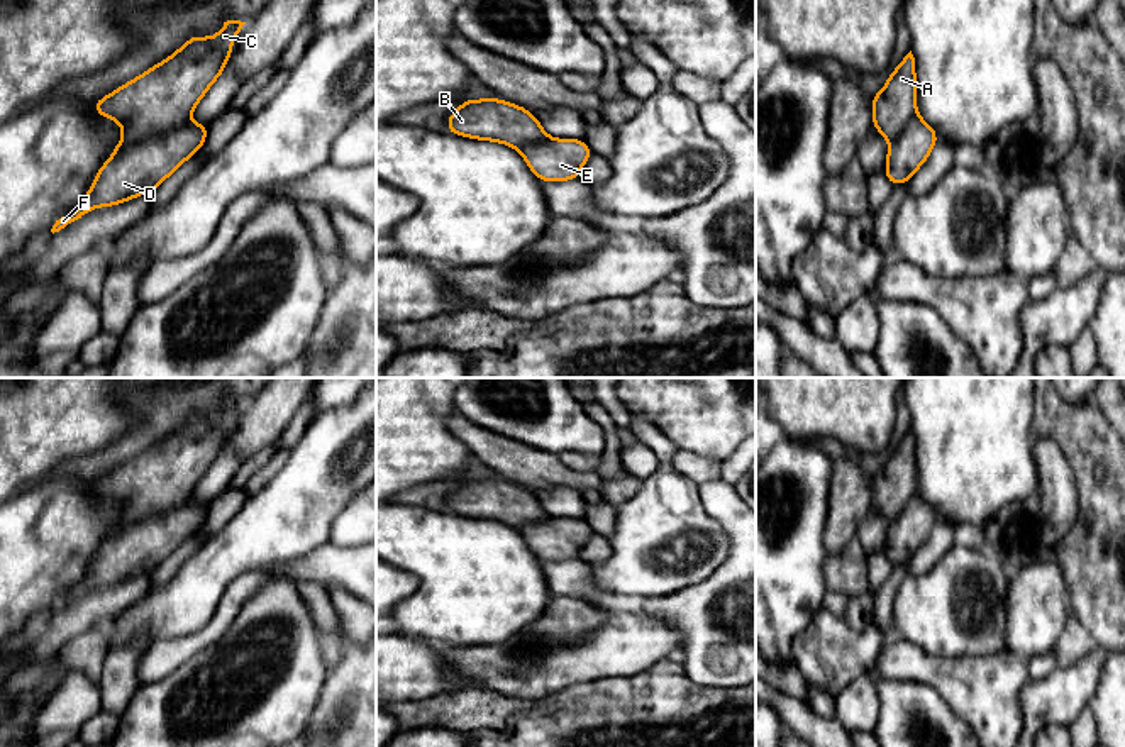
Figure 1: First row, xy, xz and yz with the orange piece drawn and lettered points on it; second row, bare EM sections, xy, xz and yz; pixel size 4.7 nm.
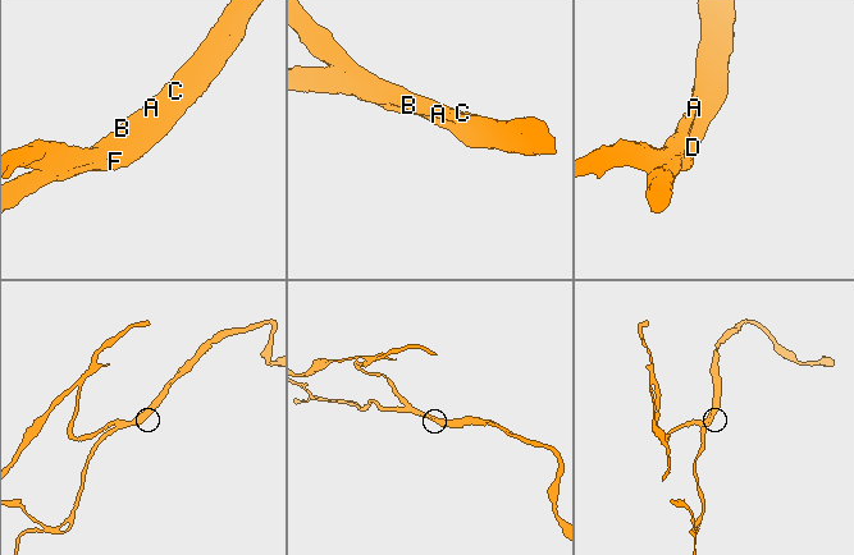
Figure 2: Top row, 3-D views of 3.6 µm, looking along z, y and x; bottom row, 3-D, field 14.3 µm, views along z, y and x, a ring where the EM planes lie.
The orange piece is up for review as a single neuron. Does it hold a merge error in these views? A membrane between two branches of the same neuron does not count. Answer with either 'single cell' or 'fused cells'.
single cell

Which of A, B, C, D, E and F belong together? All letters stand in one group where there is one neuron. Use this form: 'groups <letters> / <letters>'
groups A B C D E F

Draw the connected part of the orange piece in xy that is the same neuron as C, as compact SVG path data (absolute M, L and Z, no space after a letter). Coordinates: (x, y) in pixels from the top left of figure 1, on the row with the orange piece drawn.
M227 20L213 39L190 37L168 59L93 103L93 110L119 122L124 134L85 200L68 217L56 220L53 234L93 208L152 193L202 149L208 125L188 117L222 76L244 24Z

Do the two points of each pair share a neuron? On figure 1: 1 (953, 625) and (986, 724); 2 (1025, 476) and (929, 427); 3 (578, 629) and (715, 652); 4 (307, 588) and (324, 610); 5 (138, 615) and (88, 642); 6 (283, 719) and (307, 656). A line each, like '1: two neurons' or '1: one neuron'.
1: two neurons
2: one neuron
3: two neurons
4: one neuron
5: two neurons
6: one neuron

